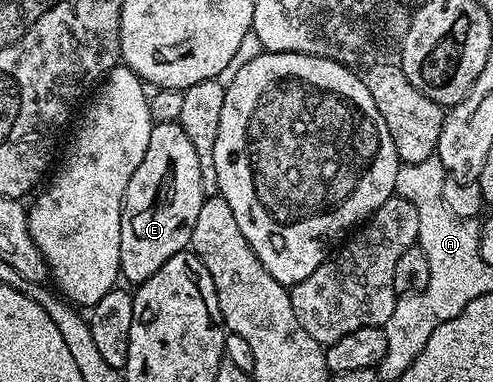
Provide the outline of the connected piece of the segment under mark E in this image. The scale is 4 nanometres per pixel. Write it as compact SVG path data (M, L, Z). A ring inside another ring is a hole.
M155 123L152 134L148 138L148 150L144 150L144 162L136 166L136 174L128 182L128 190L122 203L122 221L120 222L120 276L127 285L142 284L168 258L177 252L187 251L192 238L192 226L196 226L196 218L200 214L200 206L204 197L200 186L200 162L196 159L196 150L192 142L188 142L188 134L175 123Z

